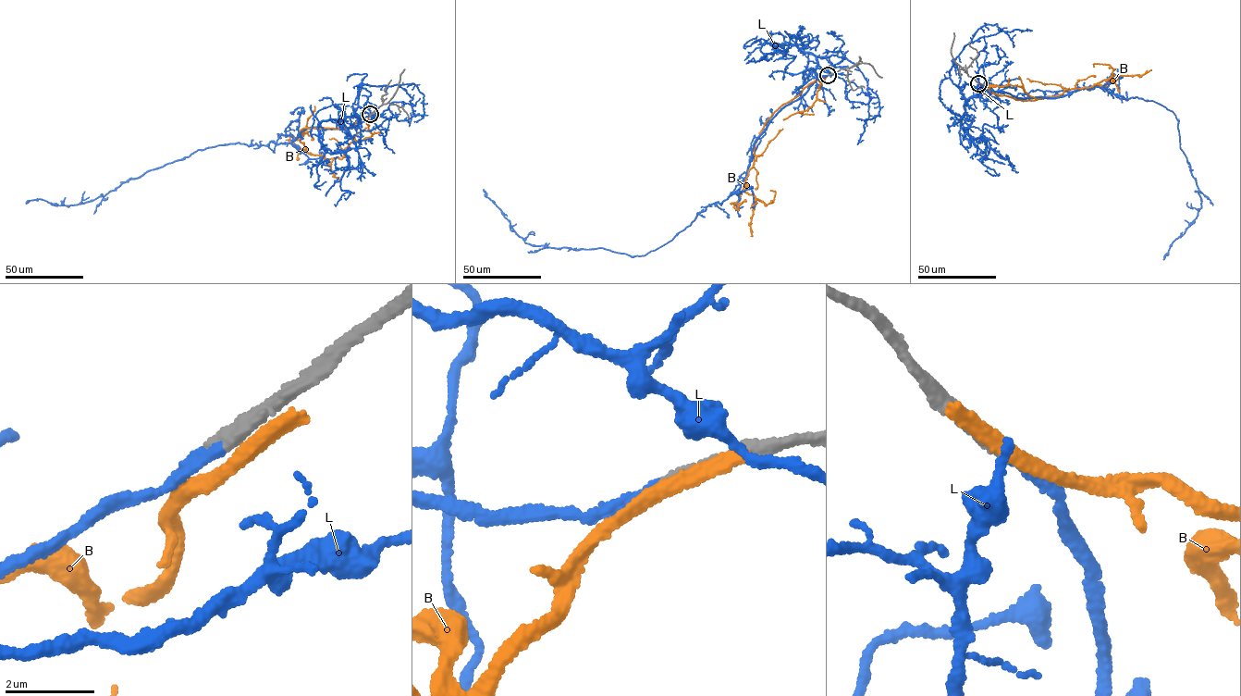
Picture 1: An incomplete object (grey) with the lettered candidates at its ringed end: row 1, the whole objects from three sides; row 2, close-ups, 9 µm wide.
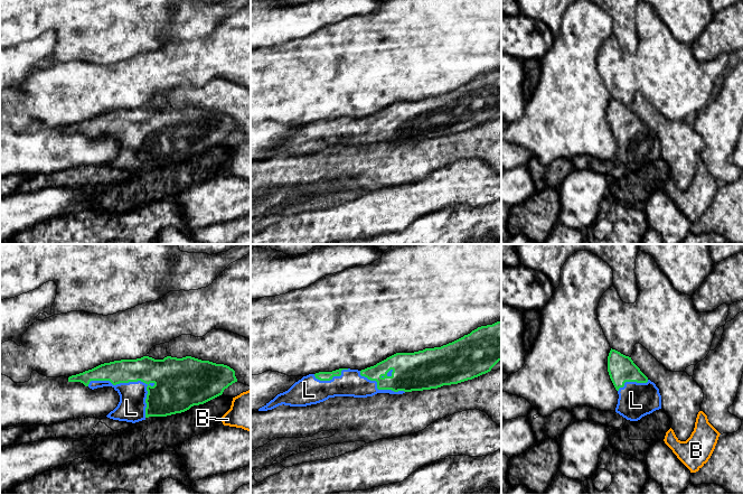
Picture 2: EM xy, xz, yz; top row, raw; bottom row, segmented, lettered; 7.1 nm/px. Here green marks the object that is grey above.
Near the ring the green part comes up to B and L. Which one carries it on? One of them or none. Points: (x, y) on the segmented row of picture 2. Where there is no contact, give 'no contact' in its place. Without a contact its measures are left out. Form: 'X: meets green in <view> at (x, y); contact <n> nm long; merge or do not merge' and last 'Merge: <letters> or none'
B: no contact; do not merge
L: meets green in xy at (121, 382); contact 480 nm long; merge
Merge: L

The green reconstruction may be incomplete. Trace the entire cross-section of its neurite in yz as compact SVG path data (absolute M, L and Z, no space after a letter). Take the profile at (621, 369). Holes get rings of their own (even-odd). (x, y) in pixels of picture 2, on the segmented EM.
M611 348L608 372L619 394L617 413L627 420L638 421L661 409L659 389L640 371L631 357Z

